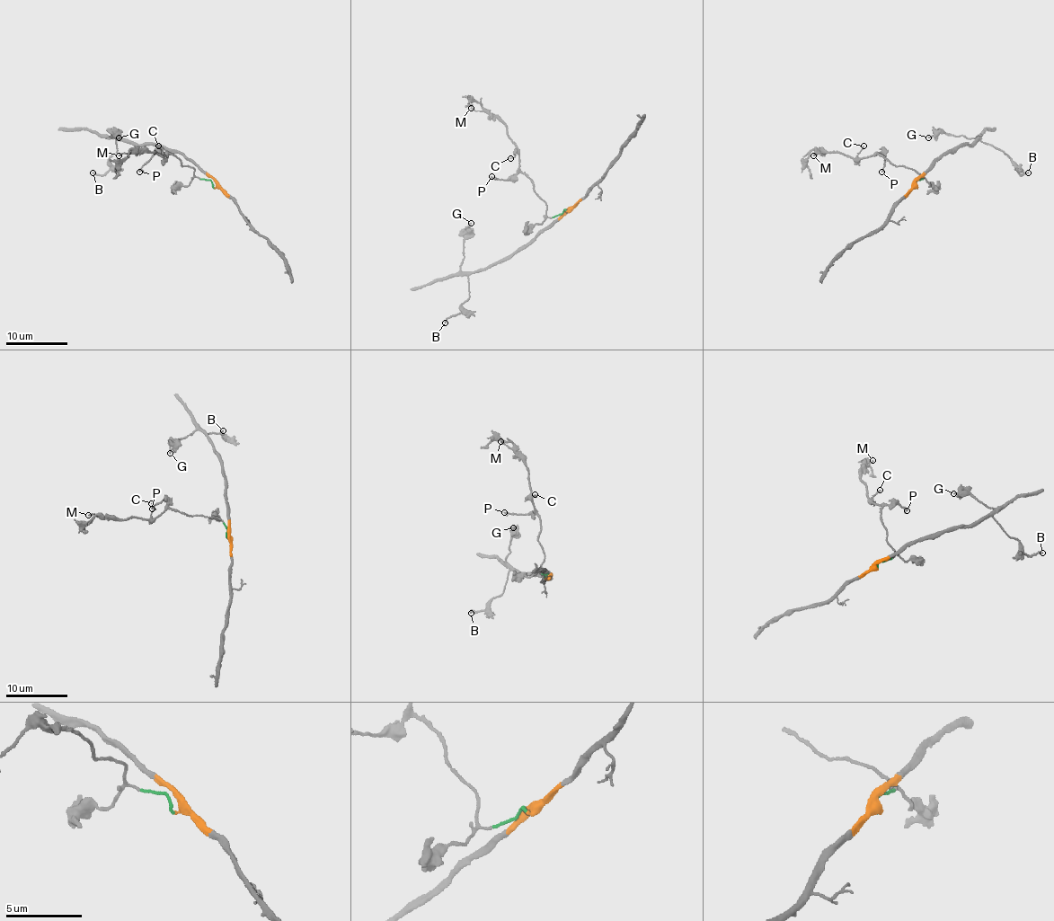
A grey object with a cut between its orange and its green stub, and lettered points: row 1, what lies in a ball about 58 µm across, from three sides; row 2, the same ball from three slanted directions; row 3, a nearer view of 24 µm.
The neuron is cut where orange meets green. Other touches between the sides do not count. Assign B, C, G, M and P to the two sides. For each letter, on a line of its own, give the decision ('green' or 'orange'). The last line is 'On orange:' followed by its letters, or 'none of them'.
B: orange
C: green
G: orange
M: green
P: green
On orange: B, G

